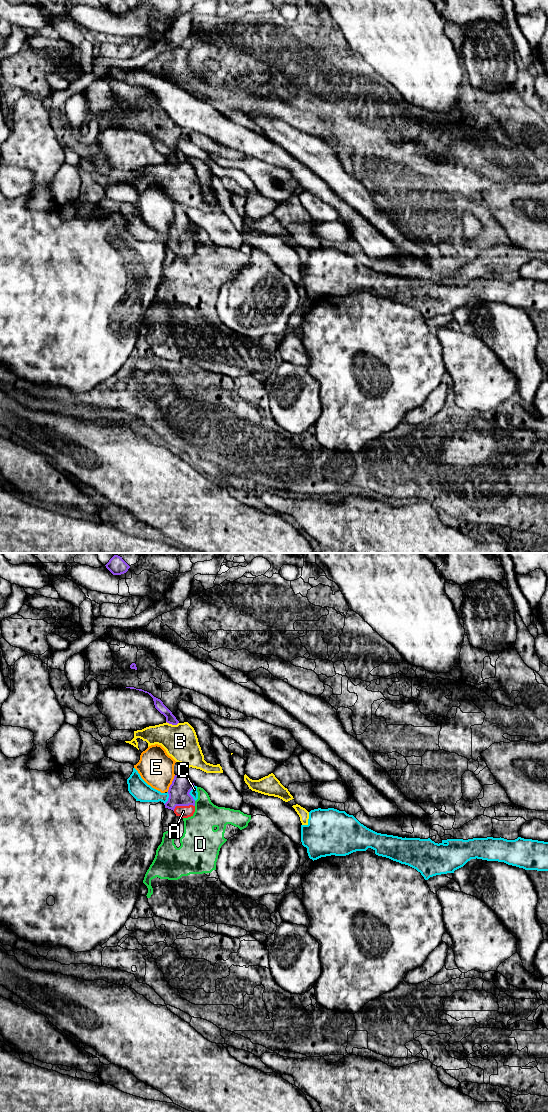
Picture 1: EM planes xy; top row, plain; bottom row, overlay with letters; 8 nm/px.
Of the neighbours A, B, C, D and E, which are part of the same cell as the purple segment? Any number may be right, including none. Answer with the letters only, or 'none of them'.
A

